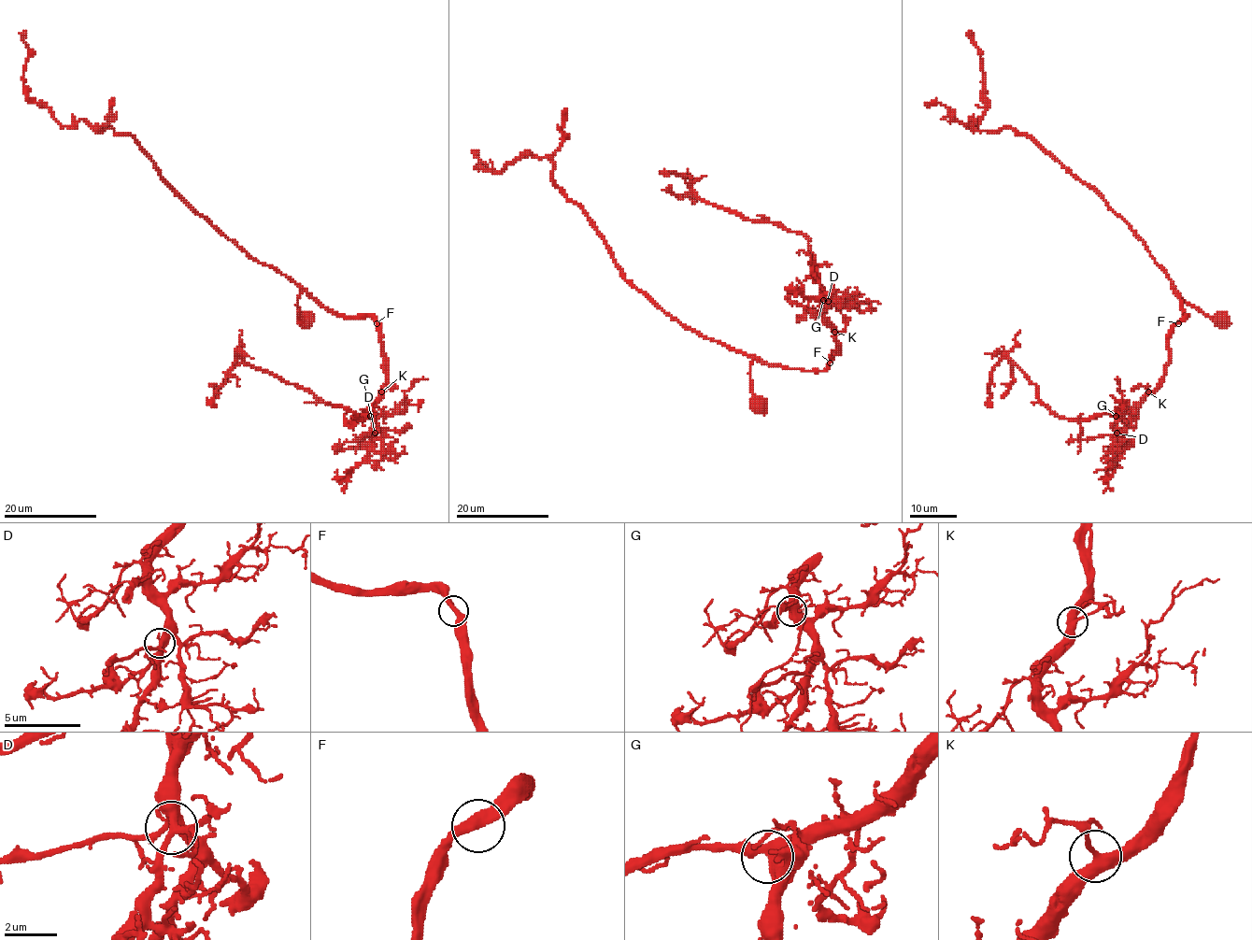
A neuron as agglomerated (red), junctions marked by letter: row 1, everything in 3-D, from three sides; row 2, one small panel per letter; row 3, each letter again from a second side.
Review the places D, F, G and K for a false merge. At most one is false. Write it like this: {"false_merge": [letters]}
{"false_merge": []}

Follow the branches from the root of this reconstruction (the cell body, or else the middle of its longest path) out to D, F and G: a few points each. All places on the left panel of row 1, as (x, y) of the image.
D: (305, 320), (297, 306), (303, 291), (340, 315), (375, 320), (386, 370), (383, 394), (373, 406), (375, 433)
F: (305, 320), (299, 316), (297, 306), (298, 296), (303, 291), (340, 315), (373, 317), (377, 322)
G: (305, 320), (297, 306), (303, 291), (340, 315), (375, 320), (386, 383), (370, 416)

